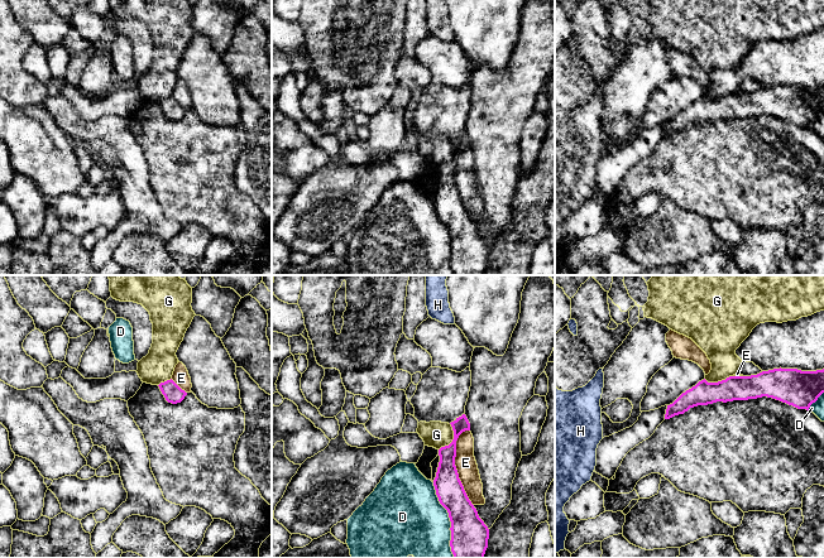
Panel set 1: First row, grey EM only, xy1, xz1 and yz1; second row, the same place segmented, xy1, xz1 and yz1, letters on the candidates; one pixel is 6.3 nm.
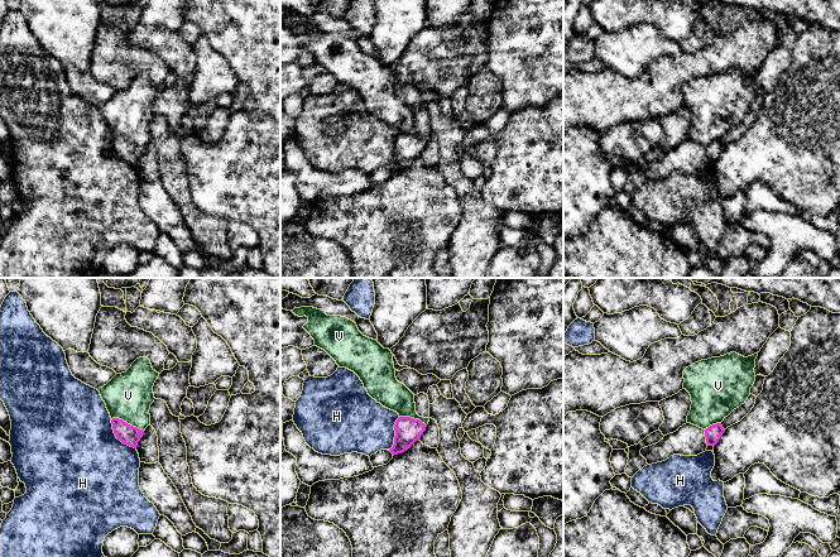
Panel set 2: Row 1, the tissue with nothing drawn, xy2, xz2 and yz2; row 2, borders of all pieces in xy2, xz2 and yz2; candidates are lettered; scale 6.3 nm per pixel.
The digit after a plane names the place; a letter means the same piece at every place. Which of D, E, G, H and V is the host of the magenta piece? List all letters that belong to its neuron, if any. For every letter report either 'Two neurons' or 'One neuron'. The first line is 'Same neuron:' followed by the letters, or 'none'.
Same neuron: none
D: Two neurons
E: Two neurons
G: Two neurons
H: Two neurons
V: Two neurons

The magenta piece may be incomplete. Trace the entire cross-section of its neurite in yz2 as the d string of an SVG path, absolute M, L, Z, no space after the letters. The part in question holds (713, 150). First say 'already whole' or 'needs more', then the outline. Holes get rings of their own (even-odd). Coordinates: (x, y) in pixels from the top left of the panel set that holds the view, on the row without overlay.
needs more | M686 140L676 149L664 153L658 160L642 165L640 172L648 182L666 178L673 172L697 173L709 163L715 163L724 149L721 140L706 147Z

